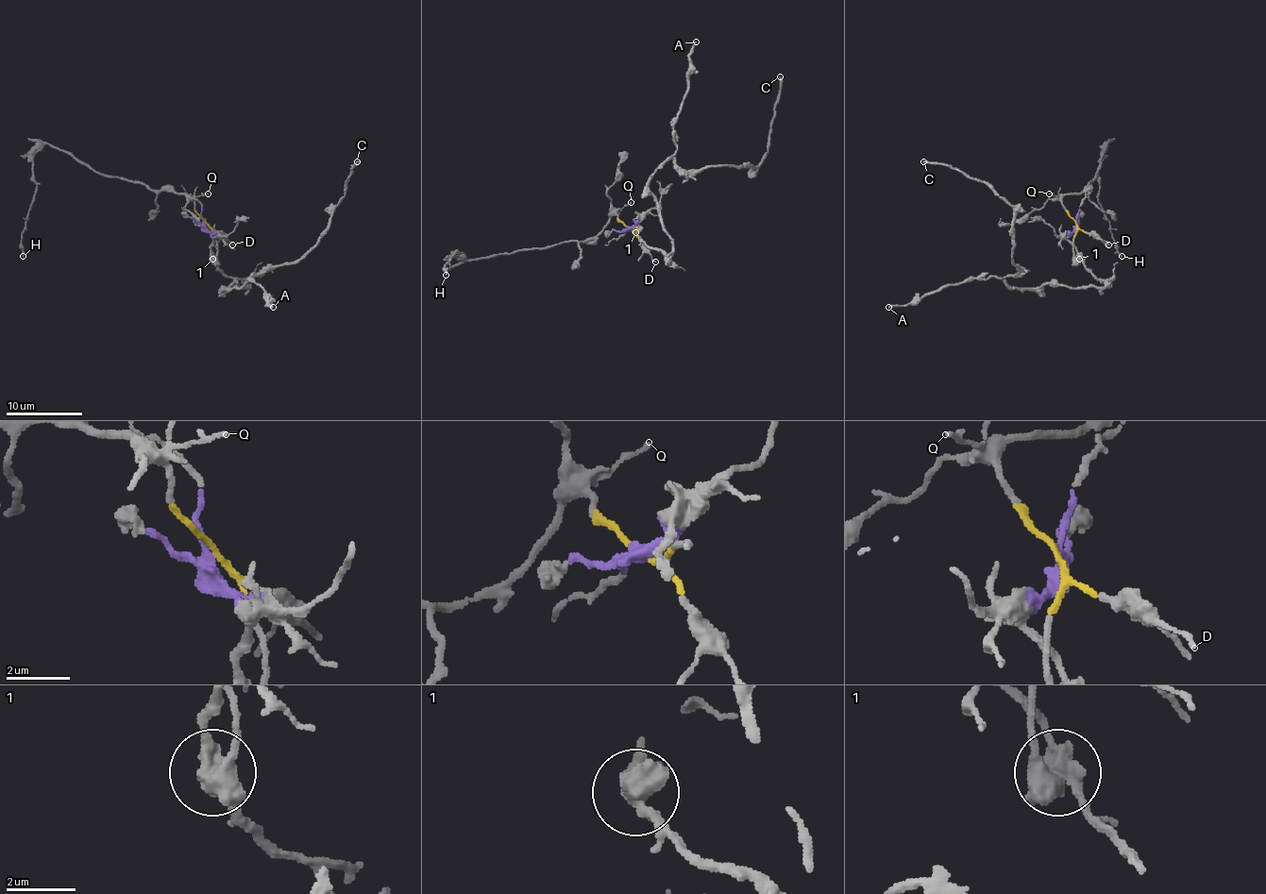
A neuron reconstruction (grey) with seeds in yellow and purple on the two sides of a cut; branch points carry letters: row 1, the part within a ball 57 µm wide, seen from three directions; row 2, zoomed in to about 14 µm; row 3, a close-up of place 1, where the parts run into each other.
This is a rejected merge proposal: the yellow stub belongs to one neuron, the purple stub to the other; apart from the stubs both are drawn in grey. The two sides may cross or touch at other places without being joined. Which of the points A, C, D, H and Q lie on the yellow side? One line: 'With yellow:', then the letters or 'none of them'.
With yellow: D, H, Q

